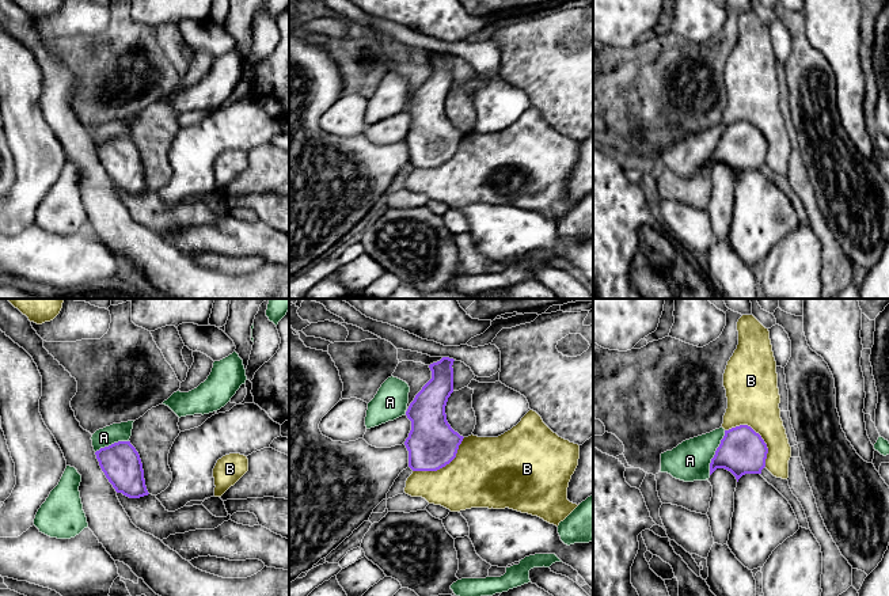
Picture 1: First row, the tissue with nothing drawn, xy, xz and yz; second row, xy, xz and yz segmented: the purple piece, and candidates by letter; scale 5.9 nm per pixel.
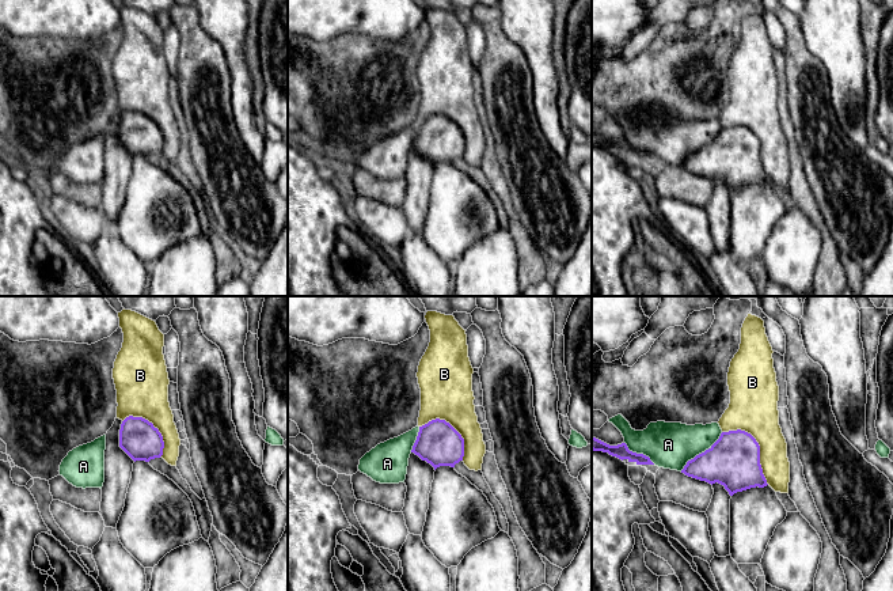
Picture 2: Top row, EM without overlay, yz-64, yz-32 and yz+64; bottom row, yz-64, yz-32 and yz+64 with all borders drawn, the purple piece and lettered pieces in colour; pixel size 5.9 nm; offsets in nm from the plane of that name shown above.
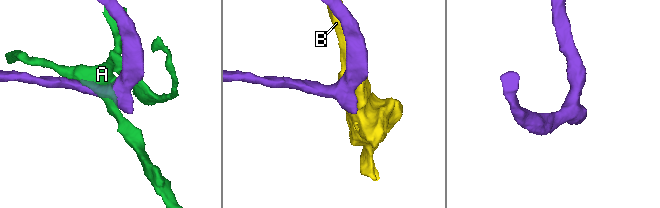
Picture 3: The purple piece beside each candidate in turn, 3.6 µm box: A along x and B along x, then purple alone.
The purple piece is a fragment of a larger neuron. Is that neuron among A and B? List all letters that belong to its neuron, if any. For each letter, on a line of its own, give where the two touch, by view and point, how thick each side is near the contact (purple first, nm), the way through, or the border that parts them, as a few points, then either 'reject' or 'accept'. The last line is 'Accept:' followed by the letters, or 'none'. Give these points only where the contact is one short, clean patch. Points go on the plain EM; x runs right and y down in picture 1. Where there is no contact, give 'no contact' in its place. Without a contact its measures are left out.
A: meets purple in yz at (715, 148); 280 nm thick on the purple side, 240 nm on the other; reject
B: meets purple in yz at (758, 129); 280 nm thick on the purple side, 320 nm on the other; reject
Accept: none

